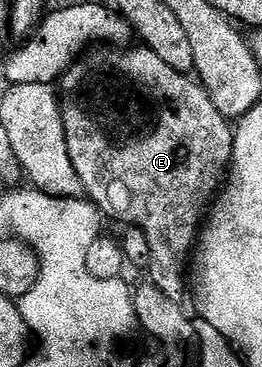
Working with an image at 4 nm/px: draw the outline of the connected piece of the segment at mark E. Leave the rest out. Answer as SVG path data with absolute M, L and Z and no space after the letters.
M92 46L87 49L72 65L68 71L61 75L58 81L58 95L60 97L60 113L66 130L66 146L70 150L70 160L74 162L74 170L78 170L78 178L84 187L84 196L91 200L105 217L113 216L116 220L125 220L125 225L136 225L146 236L150 246L150 262L146 269L147 279L166 298L177 302L183 301L186 296L186 273L190 268L190 257L198 243L202 225L232 167L232 137L233 125L228 117L223 116L214 106L208 91L199 79L193 78L189 73L174 70L174 66L166 66L154 50L143 46Z

